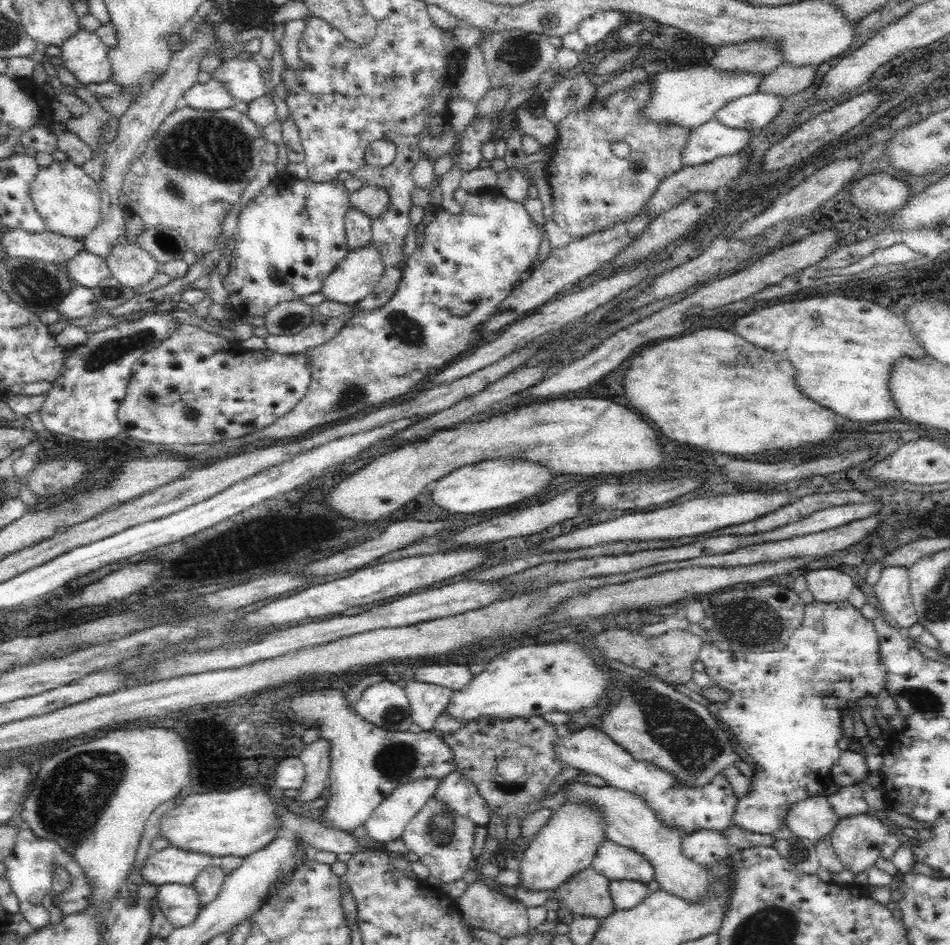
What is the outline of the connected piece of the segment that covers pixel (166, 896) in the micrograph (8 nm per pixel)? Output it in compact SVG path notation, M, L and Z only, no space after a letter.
M174 882L162 884L157 888L155 896L158 907L175 928L194 922L201 910L193 886Z

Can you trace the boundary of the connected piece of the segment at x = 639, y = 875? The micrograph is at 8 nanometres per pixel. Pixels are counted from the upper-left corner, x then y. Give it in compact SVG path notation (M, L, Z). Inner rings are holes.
M607 839L598 845L591 867L610 880L634 880L647 885L655 880L654 867L645 856Z

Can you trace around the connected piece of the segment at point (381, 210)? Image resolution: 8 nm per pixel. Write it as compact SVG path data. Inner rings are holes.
M364 185L357 191L350 193L349 204L360 212L365 212L370 218L377 219L389 209L388 188Z

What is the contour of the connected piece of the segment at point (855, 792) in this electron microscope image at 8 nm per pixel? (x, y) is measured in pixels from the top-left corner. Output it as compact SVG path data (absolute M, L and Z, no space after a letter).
M864 780L857 781L827 796L838 819L867 813L869 805L864 798L866 786Z

